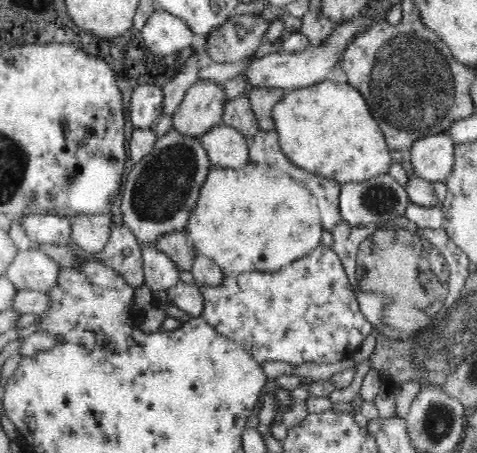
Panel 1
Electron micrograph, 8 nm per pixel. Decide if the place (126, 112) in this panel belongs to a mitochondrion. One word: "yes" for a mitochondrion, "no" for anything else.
no

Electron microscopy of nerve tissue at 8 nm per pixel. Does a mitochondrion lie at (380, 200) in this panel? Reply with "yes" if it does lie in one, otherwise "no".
yes

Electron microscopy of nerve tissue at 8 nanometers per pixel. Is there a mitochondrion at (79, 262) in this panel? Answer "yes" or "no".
no

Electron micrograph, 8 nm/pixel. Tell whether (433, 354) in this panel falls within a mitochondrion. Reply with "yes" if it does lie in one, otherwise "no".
yes

